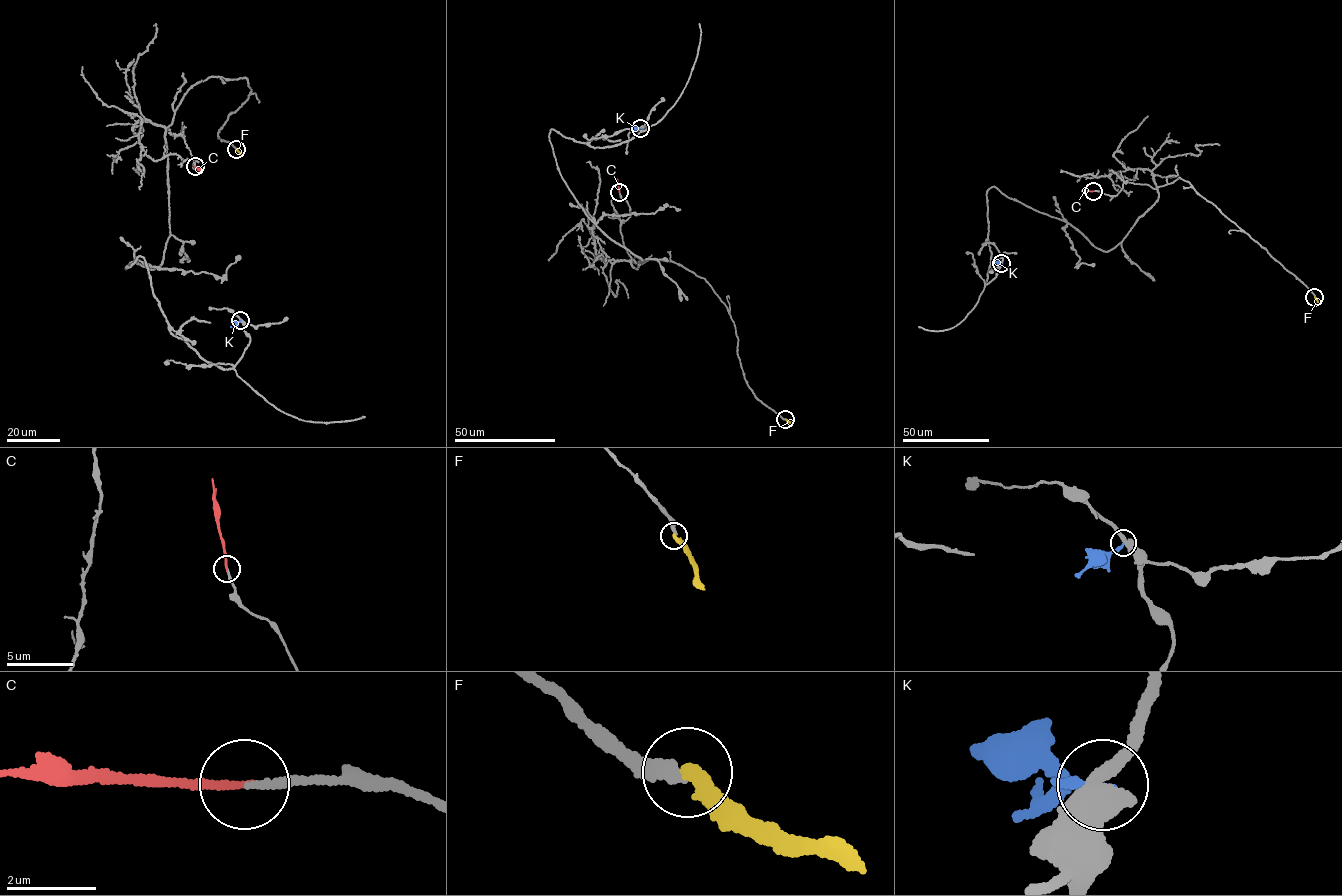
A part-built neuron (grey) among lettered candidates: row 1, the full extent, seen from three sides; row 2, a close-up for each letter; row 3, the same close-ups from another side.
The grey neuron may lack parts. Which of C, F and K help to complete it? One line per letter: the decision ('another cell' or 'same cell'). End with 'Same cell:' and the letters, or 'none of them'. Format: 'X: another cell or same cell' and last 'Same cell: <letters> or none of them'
C: same cell
F: another cell
K: another cell
Same cell: C

